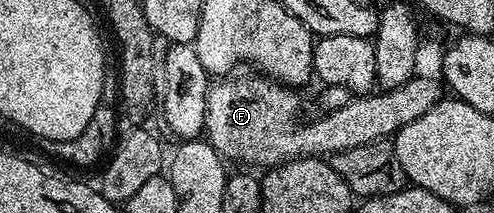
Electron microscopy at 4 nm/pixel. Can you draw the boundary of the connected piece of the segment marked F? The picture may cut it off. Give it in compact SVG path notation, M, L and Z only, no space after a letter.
M231 73L211 82L206 101L205 138L223 160L251 163L269 169L293 159L329 157L360 145L377 143L393 136L404 125L424 117L444 98L444 87L437 78L415 74L404 85L391 91L366 93L351 98L344 109L326 111L319 119L302 120L302 99L297 90L262 73Z

